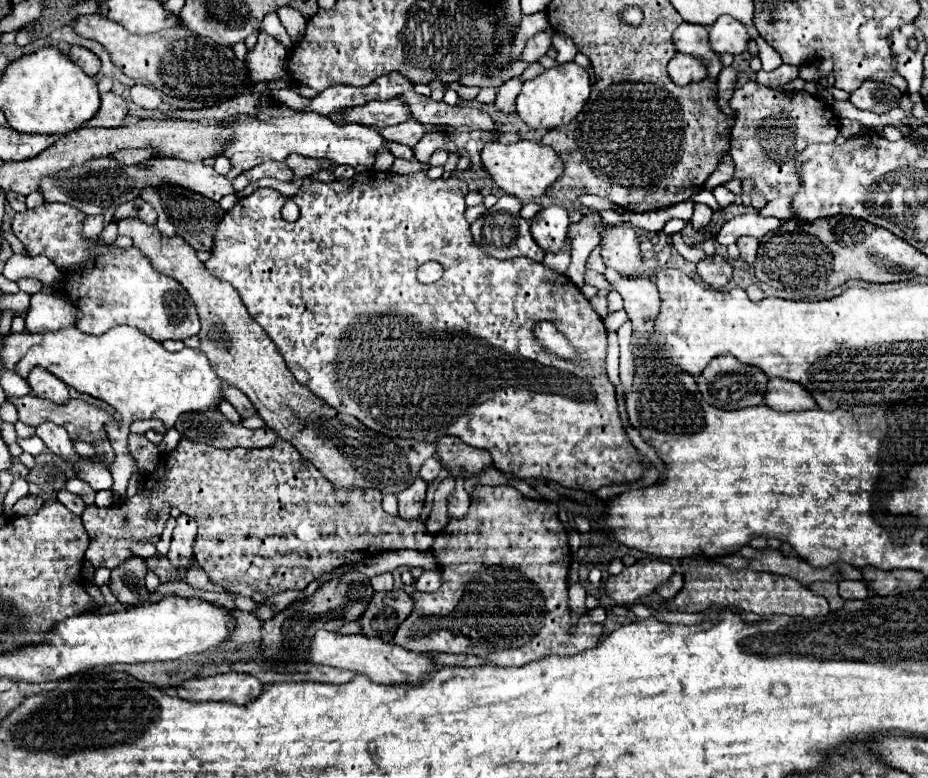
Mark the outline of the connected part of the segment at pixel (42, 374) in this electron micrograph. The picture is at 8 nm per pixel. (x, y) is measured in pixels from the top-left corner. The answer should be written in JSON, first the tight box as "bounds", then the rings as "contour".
{"bounds":[26,369,68,403],"contour":[[[32,369],[32,373],[28,373],[26,377],[30,389],[34,395],[42,397],[42,399],[50,399],[54,403],[64,403],[68,401],[68,385],[60,383],[58,377],[50,377],[50,373],[46,369]]]}

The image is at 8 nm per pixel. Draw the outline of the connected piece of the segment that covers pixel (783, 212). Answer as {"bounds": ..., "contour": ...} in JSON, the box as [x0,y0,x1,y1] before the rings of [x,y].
{"bounds":[758,197,790,217],"contour":[[[780,197],[780,199],[774,199],[770,203],[766,203],[766,207],[762,207],[758,213],[766,215],[766,217],[788,217],[790,213],[790,199],[788,197]]]}

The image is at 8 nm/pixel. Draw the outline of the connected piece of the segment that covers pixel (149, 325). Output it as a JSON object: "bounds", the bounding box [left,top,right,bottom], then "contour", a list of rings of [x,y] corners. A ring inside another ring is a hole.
{"bounds":[12,203,200,341],"contour":[[[44,203],[40,207],[28,209],[24,213],[16,213],[16,217],[12,221],[12,231],[24,243],[24,247],[28,249],[28,255],[46,255],[64,273],[64,281],[60,285],[56,285],[54,289],[64,293],[64,297],[78,309],[76,327],[88,335],[102,335],[116,325],[130,325],[130,327],[140,329],[154,341],[164,341],[164,339],[184,341],[186,337],[196,335],[200,329],[198,313],[196,313],[194,301],[188,297],[186,289],[172,277],[162,275],[156,269],[152,269],[150,261],[136,247],[122,251],[122,249],[116,249],[114,245],[102,245],[98,239],[84,241],[80,237],[80,225],[82,225],[84,217],[86,215],[80,213],[80,209],[74,209],[70,205]],[[84,261],[94,261],[94,265],[84,267]]]}

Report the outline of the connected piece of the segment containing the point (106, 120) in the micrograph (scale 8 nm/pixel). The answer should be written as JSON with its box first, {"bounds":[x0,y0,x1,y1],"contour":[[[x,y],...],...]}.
{"bounds":[88,91,128,127],"contour":[[[108,91],[108,93],[102,93],[102,107],[88,121],[88,127],[120,127],[126,115],[128,115],[126,99]]]}

